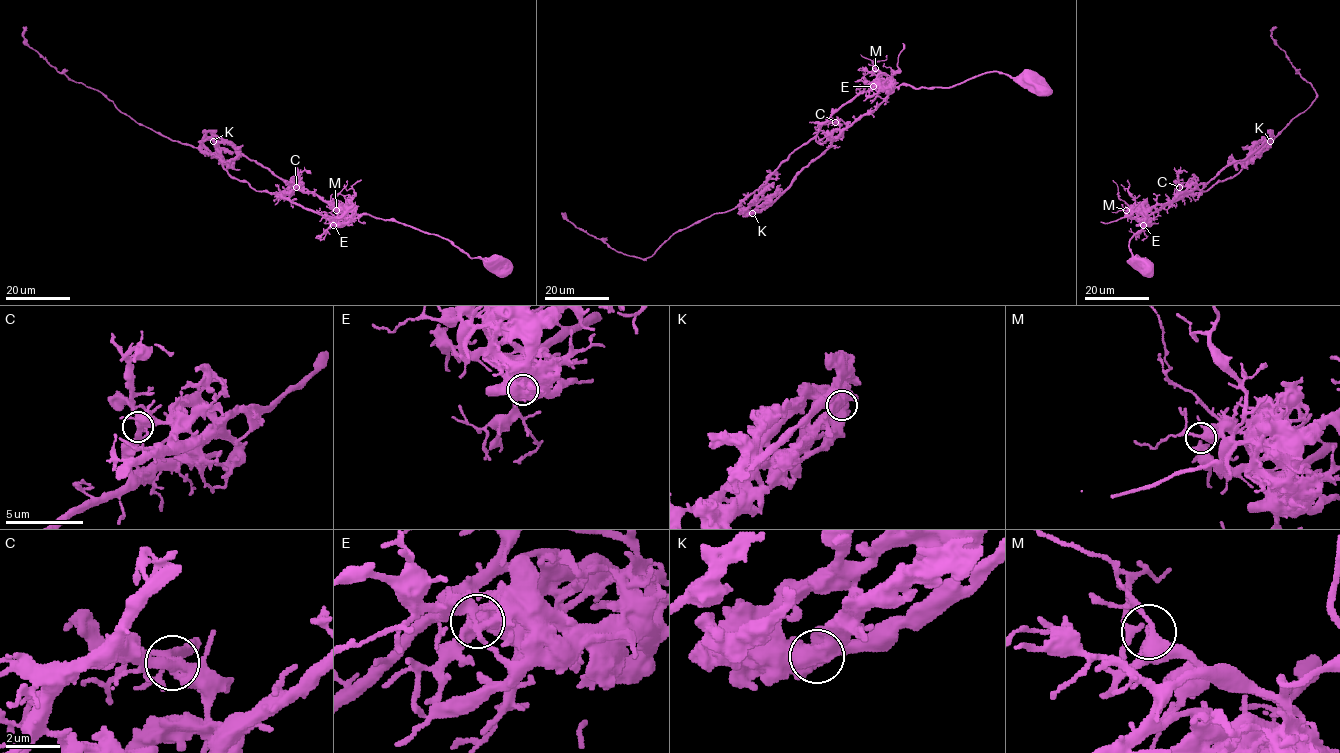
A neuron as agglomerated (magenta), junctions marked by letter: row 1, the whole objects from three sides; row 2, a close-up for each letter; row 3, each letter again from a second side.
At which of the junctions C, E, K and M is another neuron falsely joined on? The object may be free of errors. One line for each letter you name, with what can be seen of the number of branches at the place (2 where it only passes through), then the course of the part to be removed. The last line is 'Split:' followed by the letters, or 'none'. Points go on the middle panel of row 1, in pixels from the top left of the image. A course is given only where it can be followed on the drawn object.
E: Branches: 3. Course of the part to remove: (873, 86), (843, 103), (732, 209), (678, 230), (651, 256), (617, 252), (566, 218)
Split: E

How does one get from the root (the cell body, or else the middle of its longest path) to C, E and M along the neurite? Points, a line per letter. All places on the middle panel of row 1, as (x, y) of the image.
C: (1041, 94), (1004, 73), (989, 71), (949, 87), (900, 84), (874, 110), (844, 128), (835, 122)
E: (1041, 94), (997, 71), (986, 72), (949, 87), (873, 86)
M: (1041, 94), (997, 71), (986, 72), (949, 87), (913, 88), (908, 84), (895, 86), (890, 76), (875, 68)

